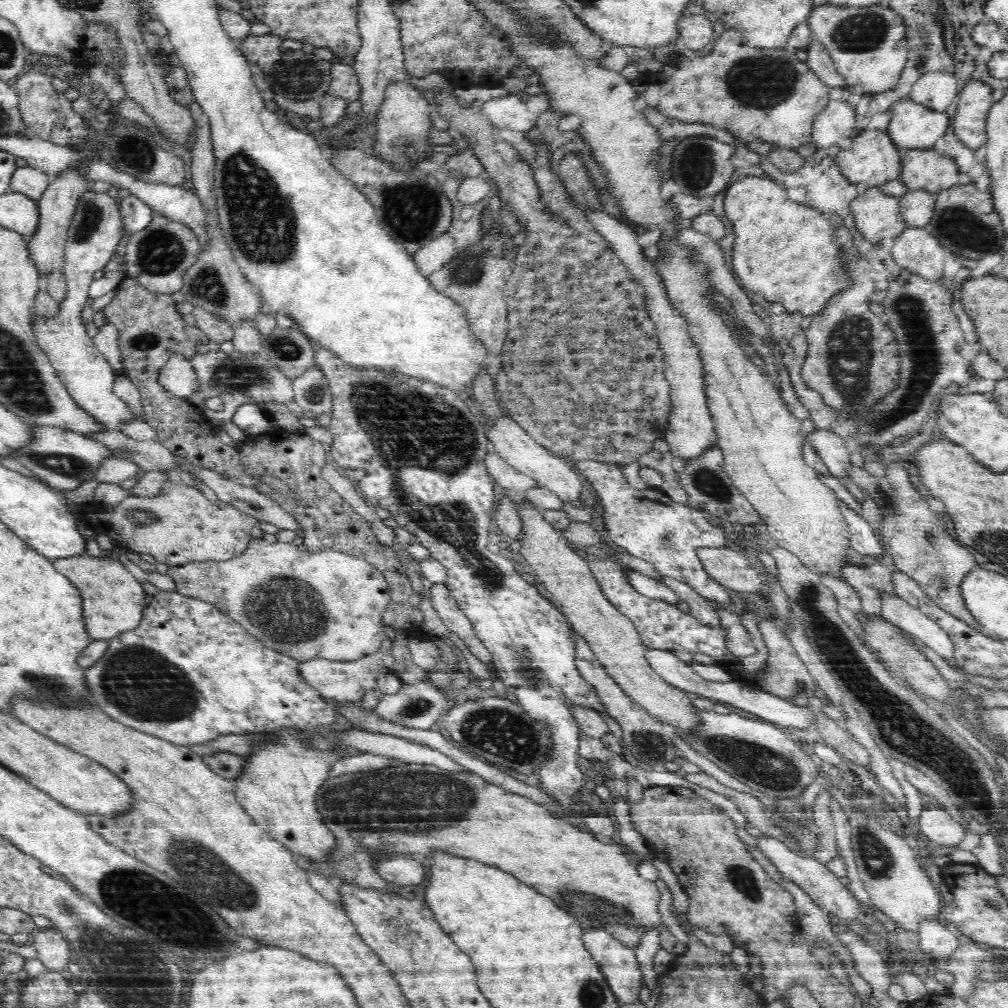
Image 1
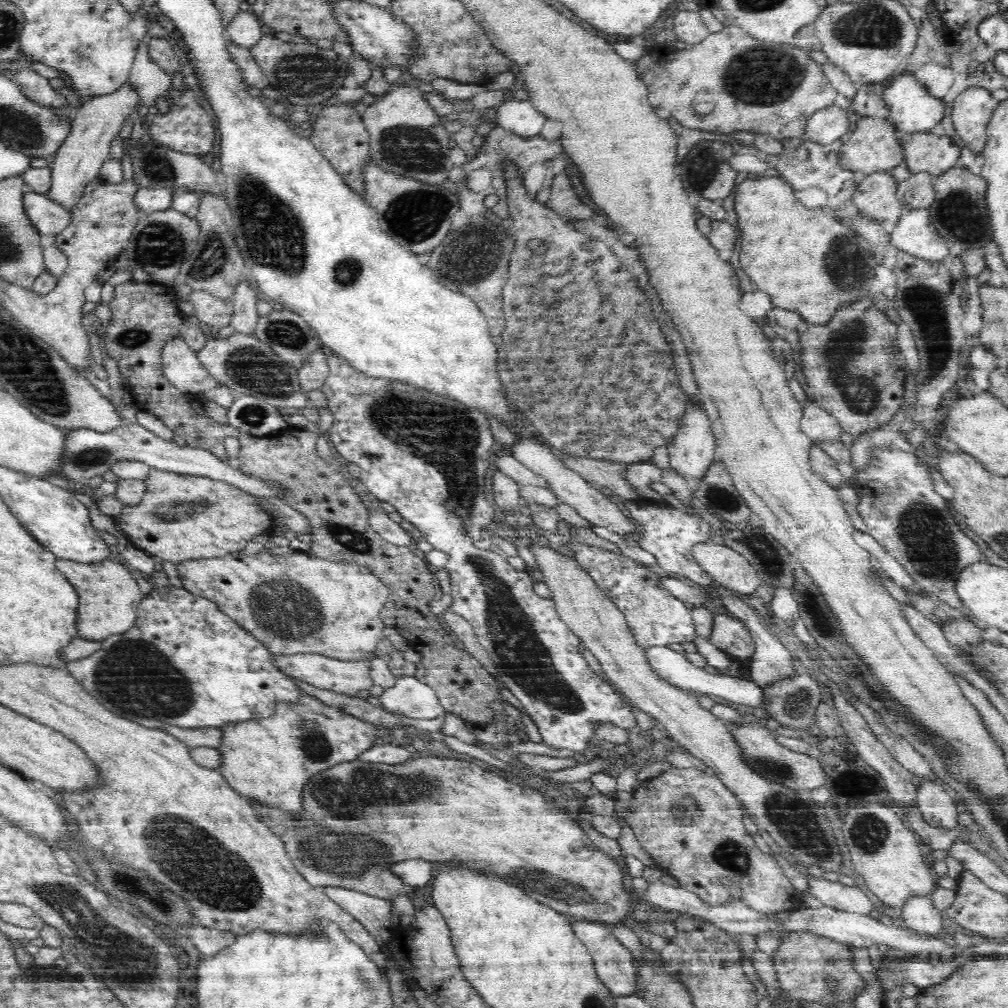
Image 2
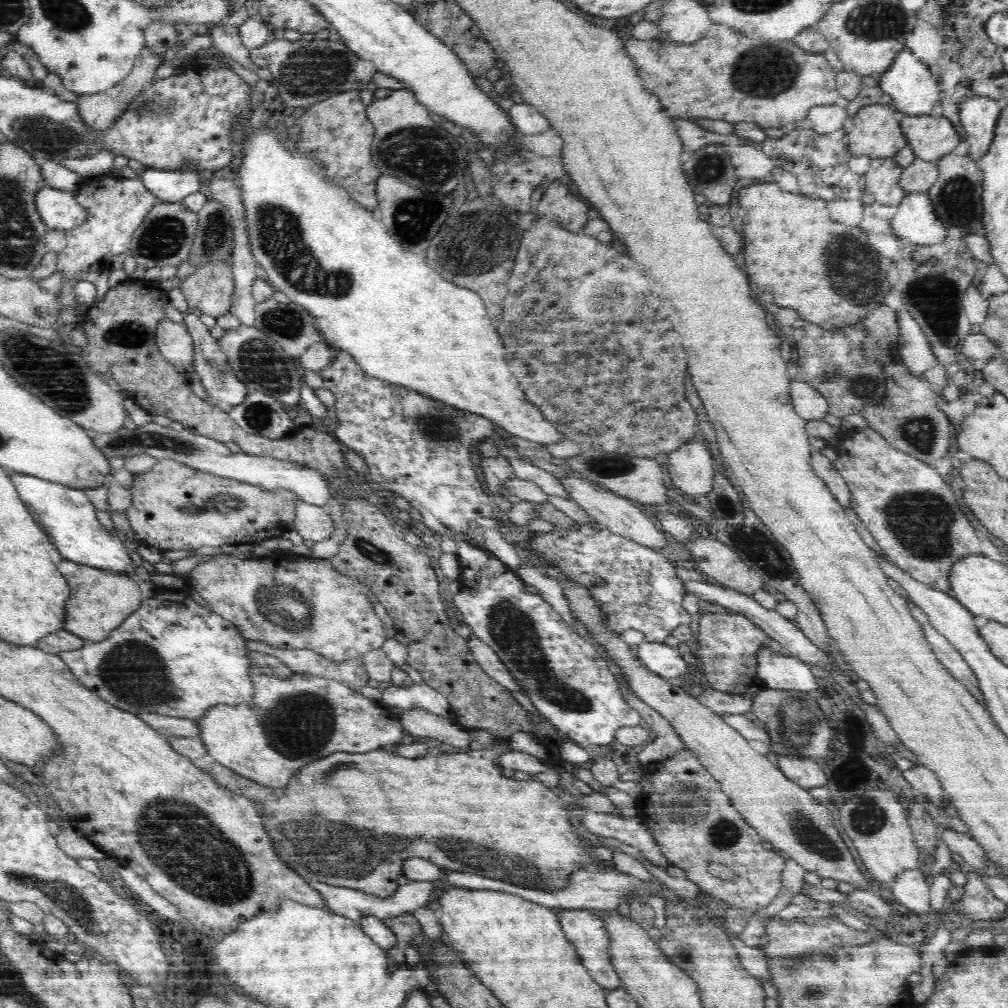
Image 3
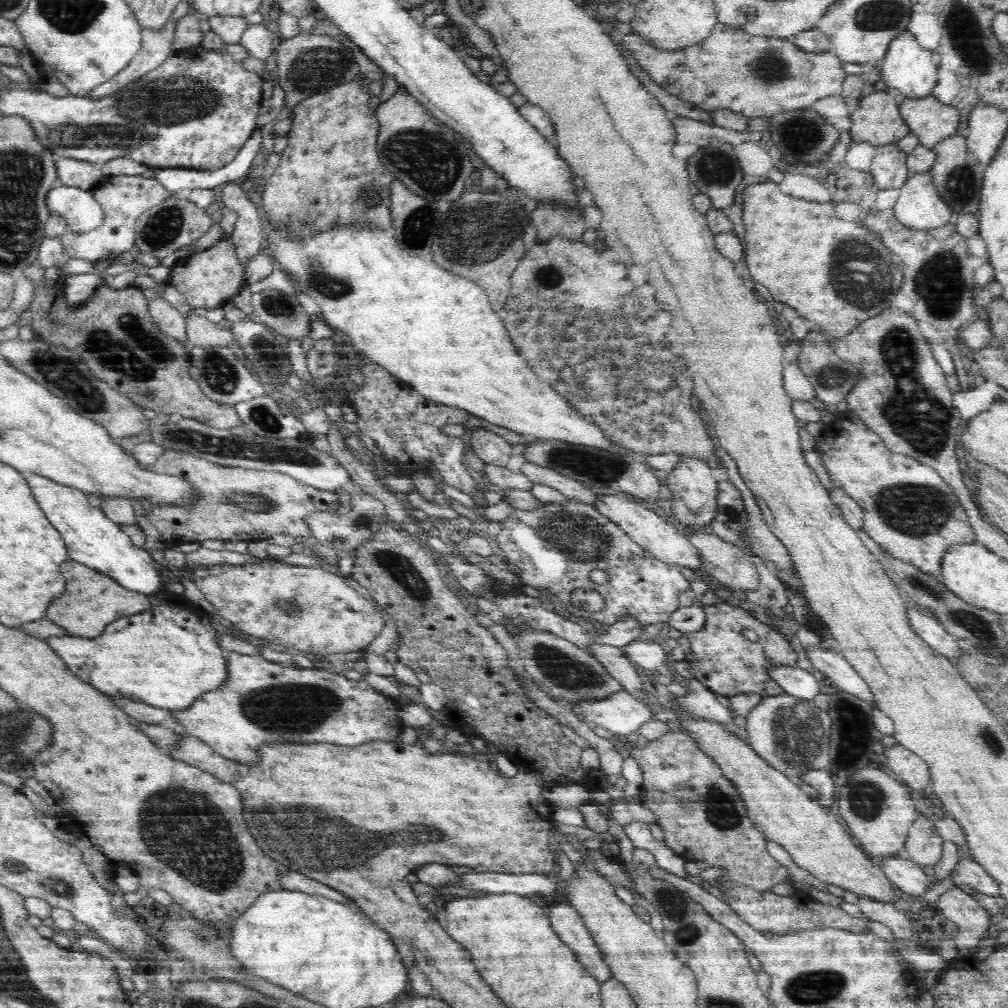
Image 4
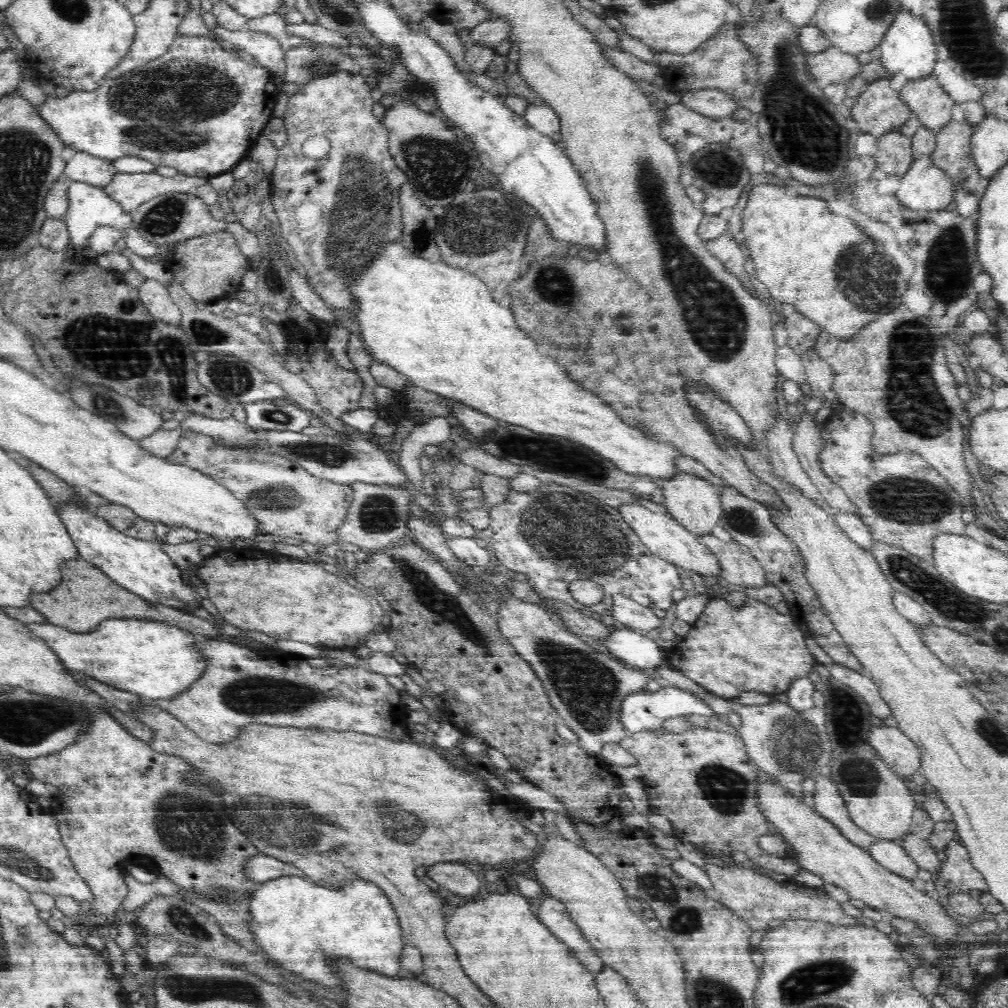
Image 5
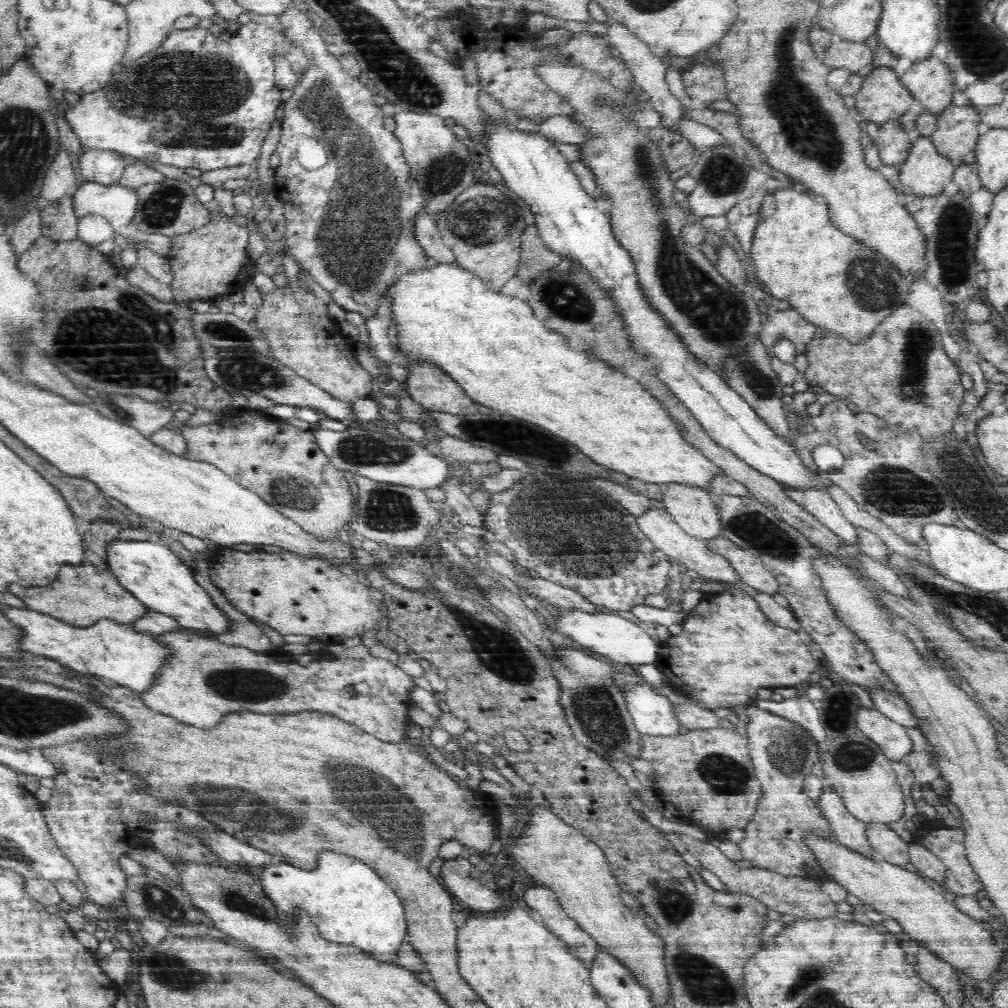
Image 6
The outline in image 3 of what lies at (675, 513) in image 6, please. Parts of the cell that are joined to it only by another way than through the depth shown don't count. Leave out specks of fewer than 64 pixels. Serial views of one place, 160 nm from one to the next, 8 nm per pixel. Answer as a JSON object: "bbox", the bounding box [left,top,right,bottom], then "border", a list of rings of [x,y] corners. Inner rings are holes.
{"bbox":[666,435,716,498],"border":[[[697,435],[695,441],[667,455],[666,471],[682,495],[697,498],[711,492],[716,472],[713,455],[702,437]]]}

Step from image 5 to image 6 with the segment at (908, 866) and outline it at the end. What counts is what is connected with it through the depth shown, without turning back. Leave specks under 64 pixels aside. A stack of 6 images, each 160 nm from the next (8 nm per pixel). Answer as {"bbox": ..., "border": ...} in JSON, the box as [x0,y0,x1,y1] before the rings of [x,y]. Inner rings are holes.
{"bbox":[865,822,910,866],"border":[[[868,822],[865,824],[865,832],[880,860],[896,866],[904,866],[910,862],[909,843],[901,839],[887,823]]]}

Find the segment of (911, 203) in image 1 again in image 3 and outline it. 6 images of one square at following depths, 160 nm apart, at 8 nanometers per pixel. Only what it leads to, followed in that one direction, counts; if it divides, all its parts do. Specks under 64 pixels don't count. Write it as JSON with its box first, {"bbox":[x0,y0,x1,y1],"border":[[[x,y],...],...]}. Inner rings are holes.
{"bbox":[899,158,939,194],"border":[[[915,158],[910,166],[906,166],[899,180],[905,194],[909,194],[910,191],[929,191],[939,174],[937,162],[938,160],[926,162]]]}

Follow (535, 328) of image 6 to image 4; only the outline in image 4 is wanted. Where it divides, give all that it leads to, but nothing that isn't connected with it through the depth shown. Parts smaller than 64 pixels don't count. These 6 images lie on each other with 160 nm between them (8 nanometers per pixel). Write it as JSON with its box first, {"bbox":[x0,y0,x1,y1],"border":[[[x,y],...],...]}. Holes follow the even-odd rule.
{"bbox":[264,221,624,453],"border":[[[265,221],[266,236],[264,238],[264,248],[272,250],[272,258],[275,263],[279,264],[282,270],[285,270],[296,285],[297,294],[306,294],[312,300],[317,302],[320,315],[326,324],[330,325],[335,330],[340,330],[351,338],[354,348],[364,352],[367,356],[367,361],[374,362],[388,371],[392,376],[403,380],[416,392],[426,398],[432,399],[434,402],[444,403],[444,406],[455,406],[456,408],[464,409],[470,414],[485,418],[487,422],[502,426],[514,432],[530,435],[533,438],[546,439],[557,442],[565,441],[570,443],[580,443],[581,445],[595,446],[598,449],[609,450],[610,453],[619,453],[624,447],[618,445],[602,429],[589,421],[589,418],[582,416],[577,410],[568,404],[568,401],[550,385],[550,382],[545,379],[534,376],[534,372],[530,370],[530,366],[526,364],[526,360],[522,360],[521,353],[512,346],[512,338],[507,333],[507,327],[504,326],[503,319],[498,317],[497,311],[492,310],[491,303],[487,295],[487,291],[483,289],[479,283],[472,282],[471,279],[464,278],[463,275],[455,274],[443,267],[434,263],[434,255],[426,254],[426,260],[423,257],[416,256],[419,254],[417,248],[400,248],[398,240],[394,238],[394,228],[384,228],[384,230],[376,229],[376,227],[354,227],[354,225],[332,225],[329,229],[318,231],[310,235],[307,239],[302,239],[298,235],[284,237],[278,229],[274,229],[269,222]]]}

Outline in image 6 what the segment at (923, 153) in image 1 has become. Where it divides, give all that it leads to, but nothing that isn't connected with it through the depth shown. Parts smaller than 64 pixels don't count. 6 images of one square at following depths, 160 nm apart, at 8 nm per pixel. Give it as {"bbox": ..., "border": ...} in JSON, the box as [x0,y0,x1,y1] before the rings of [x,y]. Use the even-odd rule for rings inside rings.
{"bbox":[901,54,957,116],"border":[[[934,54],[912,63],[901,81],[914,95],[917,105],[932,115],[940,116],[953,104],[953,93],[957,88],[951,69]]]}

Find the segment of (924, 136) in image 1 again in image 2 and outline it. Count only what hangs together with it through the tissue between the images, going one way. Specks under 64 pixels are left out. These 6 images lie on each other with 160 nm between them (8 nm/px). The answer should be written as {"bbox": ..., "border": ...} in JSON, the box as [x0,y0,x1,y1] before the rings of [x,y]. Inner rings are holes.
{"bbox":[884,71,945,133],"border":[[[901,71],[885,88],[884,100],[889,118],[898,133],[929,132],[944,119],[945,105],[940,98],[932,98],[916,77]]]}

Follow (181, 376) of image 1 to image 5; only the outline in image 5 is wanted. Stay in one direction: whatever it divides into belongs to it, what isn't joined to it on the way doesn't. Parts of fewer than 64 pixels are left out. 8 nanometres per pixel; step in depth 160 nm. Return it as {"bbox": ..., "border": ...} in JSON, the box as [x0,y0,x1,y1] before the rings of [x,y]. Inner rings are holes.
{"bbox":[138,279,181,323],"border":[[[146,279],[139,287],[138,294],[146,310],[154,318],[168,323],[181,321],[181,310],[168,294],[167,288],[156,279]]]}

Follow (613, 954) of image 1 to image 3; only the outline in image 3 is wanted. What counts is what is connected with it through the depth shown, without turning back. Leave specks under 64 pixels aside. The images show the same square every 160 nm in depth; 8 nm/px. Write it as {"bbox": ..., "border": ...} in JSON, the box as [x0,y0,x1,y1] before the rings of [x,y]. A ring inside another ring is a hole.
{"bbox":[559,909,623,990],"border":[[[588,909],[565,910],[559,914],[559,919],[565,938],[568,938],[570,945],[576,946],[576,952],[580,954],[582,964],[588,968],[590,976],[596,982],[600,982],[604,988],[610,988],[610,990],[617,987],[623,988],[620,977],[610,962],[608,954],[610,941],[606,935],[604,924],[600,918],[596,917],[594,911]]]}

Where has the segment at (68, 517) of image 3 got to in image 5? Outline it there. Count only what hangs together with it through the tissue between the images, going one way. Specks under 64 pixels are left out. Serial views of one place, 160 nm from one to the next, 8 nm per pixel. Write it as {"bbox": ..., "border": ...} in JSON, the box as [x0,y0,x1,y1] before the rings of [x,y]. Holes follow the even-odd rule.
{"bbox":[53,503,196,608],"border":[[[57,503],[53,505],[56,506],[63,523],[66,524],[68,534],[79,550],[79,558],[99,567],[116,584],[154,605],[196,608],[196,598],[192,588],[184,584],[180,570],[156,540],[142,541],[126,536],[123,531],[117,531],[102,518],[95,516],[92,507],[81,508],[73,504],[57,506]]]}

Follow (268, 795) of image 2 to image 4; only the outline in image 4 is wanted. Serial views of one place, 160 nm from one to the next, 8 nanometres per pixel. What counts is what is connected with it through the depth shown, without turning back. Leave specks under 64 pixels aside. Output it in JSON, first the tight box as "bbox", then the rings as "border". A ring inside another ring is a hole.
{"bbox":[174,651,402,758],"border":[[[224,651],[225,682],[213,690],[205,691],[192,706],[174,710],[174,718],[182,724],[186,734],[195,735],[224,758],[252,758],[256,742],[268,742],[268,738],[296,738],[298,742],[330,742],[356,746],[370,739],[399,741],[402,726],[396,718],[396,704],[384,691],[366,684],[363,679],[354,681],[319,668],[284,668],[260,655],[248,655],[238,651]]]}

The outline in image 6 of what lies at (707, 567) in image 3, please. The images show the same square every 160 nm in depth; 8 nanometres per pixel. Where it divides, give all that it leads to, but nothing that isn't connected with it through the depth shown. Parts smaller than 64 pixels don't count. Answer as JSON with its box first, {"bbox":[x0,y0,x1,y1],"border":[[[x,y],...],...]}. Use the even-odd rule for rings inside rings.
{"bbox":[706,538,779,596],"border":[[[714,538],[706,541],[716,554],[721,554],[731,562],[739,573],[739,578],[756,591],[774,596],[779,589],[778,581],[772,576],[764,563],[748,551],[736,546],[732,541],[724,538]]]}

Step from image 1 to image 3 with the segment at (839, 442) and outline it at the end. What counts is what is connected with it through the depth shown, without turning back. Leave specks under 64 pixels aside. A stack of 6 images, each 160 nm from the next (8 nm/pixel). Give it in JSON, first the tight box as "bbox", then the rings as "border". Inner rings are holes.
{"bbox":[790,380,829,422],"border":[[[791,380],[790,394],[795,406],[795,414],[806,422],[823,421],[824,416],[829,413],[827,400],[805,381]]]}

